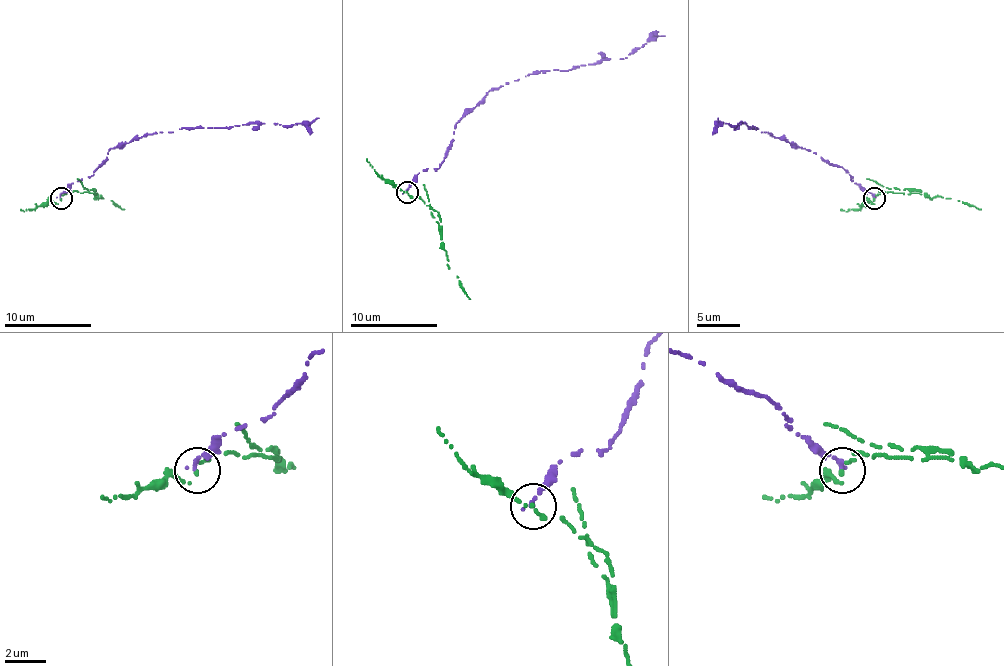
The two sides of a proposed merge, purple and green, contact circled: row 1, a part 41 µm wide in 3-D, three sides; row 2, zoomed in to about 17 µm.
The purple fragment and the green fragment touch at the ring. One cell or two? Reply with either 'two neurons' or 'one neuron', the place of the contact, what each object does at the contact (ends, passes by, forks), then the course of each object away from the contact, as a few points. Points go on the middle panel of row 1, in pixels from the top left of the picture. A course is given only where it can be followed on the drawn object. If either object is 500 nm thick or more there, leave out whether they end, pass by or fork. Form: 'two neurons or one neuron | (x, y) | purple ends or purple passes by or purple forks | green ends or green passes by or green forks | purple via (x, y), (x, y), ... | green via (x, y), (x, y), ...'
two neurons | (407, 192) | purple ends | green passes by | purple via (405, 193), (418, 173), (438, 169), (455, 125), (494, 88), (531, 73), (627, 58), (664, 36) | green via (407, 193), (436, 210), (446, 264), (470, 299)

